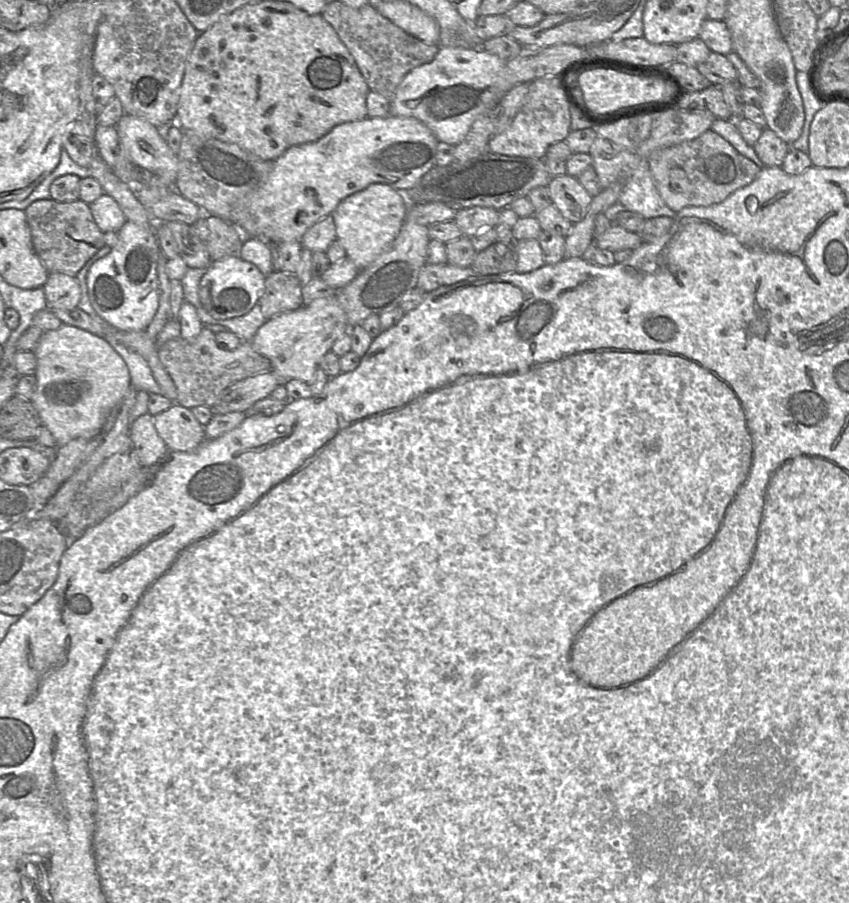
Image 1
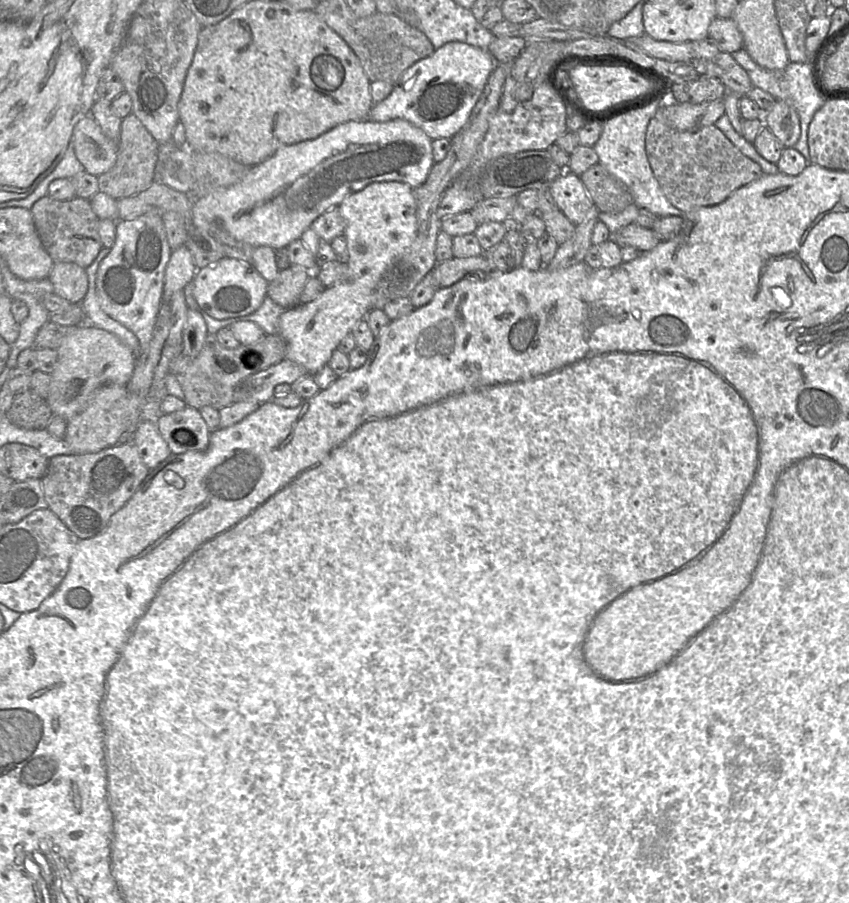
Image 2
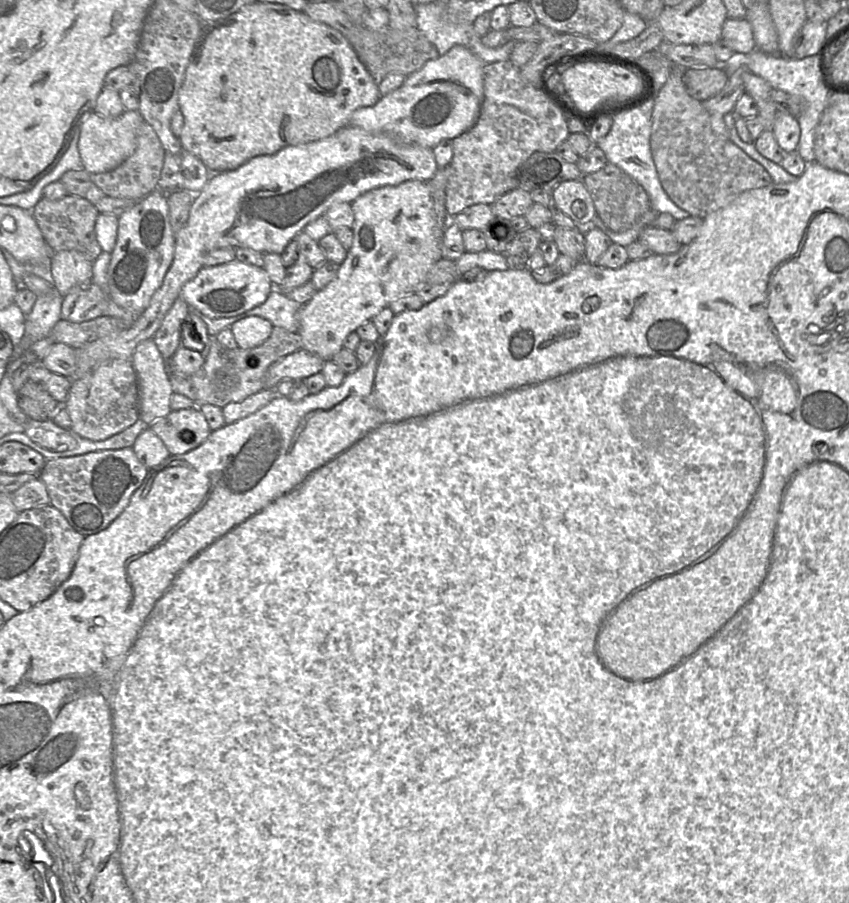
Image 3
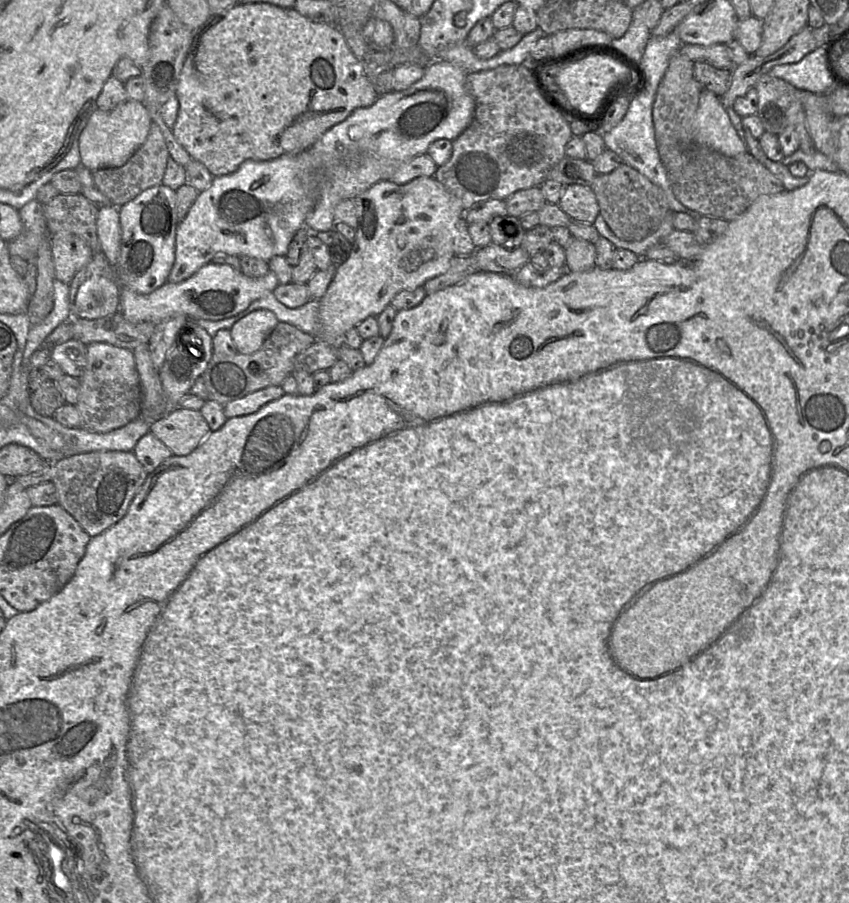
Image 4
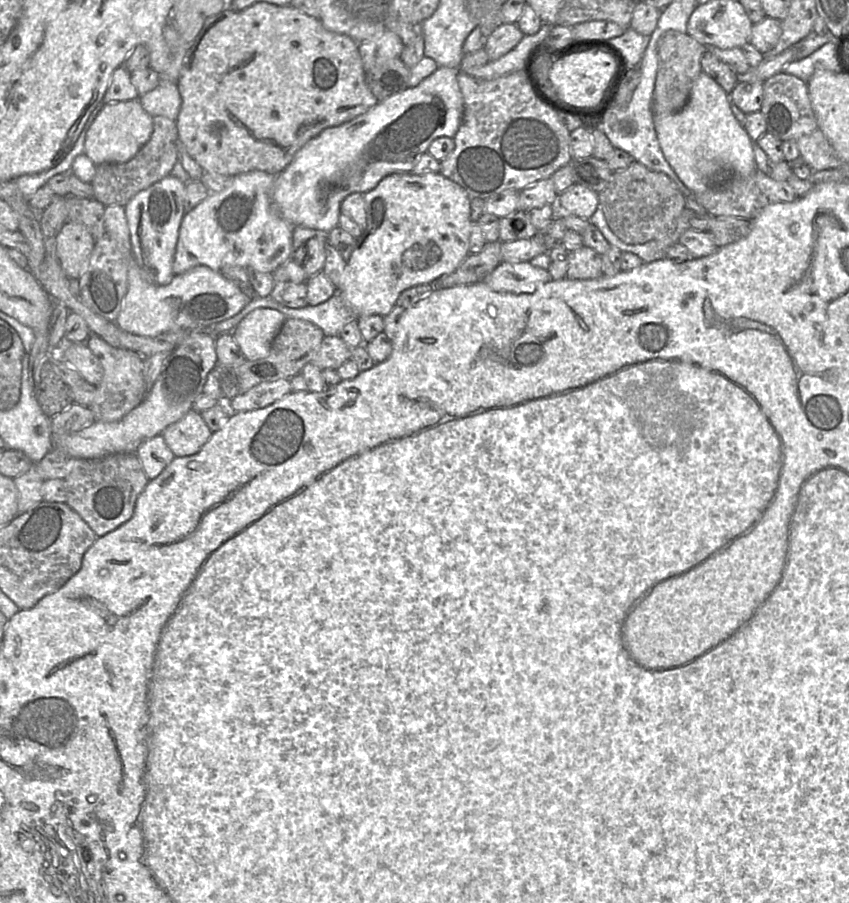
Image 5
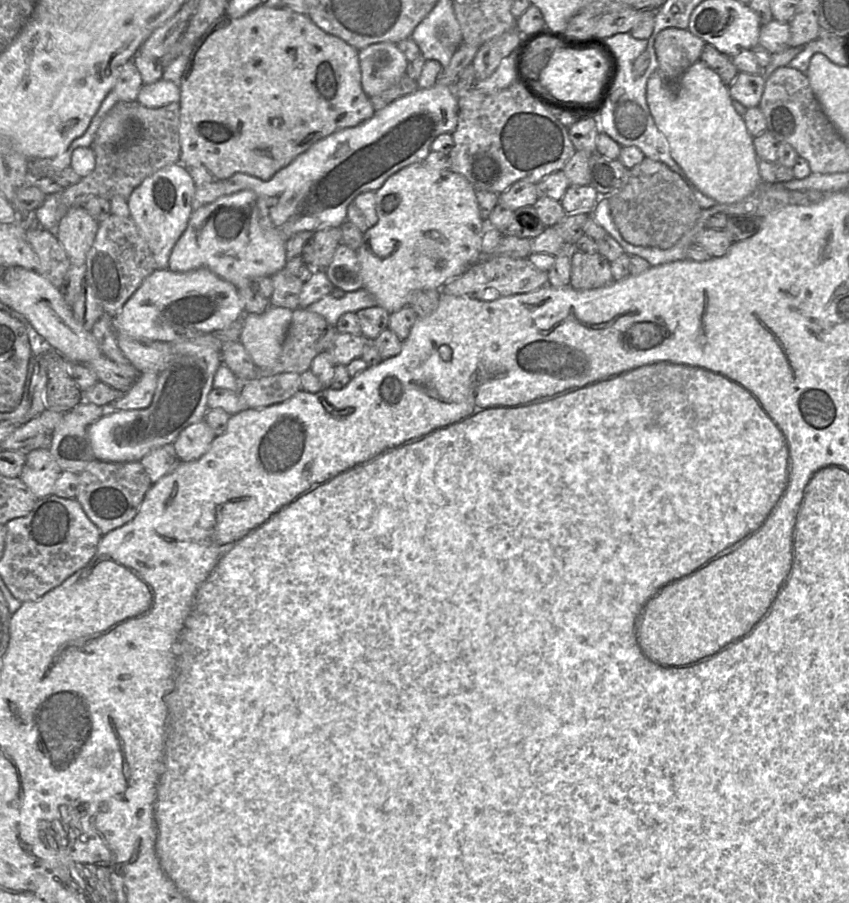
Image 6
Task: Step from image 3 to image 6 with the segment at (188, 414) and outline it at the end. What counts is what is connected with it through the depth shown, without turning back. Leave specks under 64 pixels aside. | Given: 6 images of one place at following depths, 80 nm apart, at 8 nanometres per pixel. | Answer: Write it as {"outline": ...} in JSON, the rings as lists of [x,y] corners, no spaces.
{"outline":[[[203,419],[183,429],[172,443],[182,462],[197,460],[207,452],[216,434]]]}

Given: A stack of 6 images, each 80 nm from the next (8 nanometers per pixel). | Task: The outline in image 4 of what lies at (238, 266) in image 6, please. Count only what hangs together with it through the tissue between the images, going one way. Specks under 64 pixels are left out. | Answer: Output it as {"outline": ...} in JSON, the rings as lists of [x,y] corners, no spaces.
{"outline":[[[303,151],[268,161],[246,160],[233,173],[214,177],[210,187],[199,192],[186,217],[177,226],[175,260],[167,282],[180,283],[188,279],[219,253],[246,255],[266,262],[273,256],[285,256],[290,242],[305,225],[307,215],[318,201],[323,175],[324,165],[319,155]]]}

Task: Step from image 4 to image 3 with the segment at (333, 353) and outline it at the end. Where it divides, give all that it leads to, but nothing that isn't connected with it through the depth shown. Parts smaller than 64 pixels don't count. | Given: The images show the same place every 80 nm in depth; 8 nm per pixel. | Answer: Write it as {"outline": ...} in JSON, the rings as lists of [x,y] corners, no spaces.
{"outline":[[[299,349],[268,368],[265,389],[276,388],[284,379],[302,380],[322,371],[325,361],[307,350]]]}

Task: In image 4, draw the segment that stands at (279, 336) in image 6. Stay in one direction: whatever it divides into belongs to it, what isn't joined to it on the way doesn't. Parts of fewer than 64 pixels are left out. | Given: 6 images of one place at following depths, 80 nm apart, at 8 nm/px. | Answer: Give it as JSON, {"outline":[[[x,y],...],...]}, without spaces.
{"outline":[[[266,309],[253,311],[237,321],[230,333],[238,352],[252,354],[258,351],[278,323],[275,314]]]}

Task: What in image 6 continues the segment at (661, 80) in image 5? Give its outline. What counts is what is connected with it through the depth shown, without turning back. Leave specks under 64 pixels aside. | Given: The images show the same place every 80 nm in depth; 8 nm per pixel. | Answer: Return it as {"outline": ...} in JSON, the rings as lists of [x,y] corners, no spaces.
{"outline":[[[667,28],[656,37],[654,48],[658,71],[668,81],[677,80],[696,63],[706,42],[692,34],[688,28]]]}

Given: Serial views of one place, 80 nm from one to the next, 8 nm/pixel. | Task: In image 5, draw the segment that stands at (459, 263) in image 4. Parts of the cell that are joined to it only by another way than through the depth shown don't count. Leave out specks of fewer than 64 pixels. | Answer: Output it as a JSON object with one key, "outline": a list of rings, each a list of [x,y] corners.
{"outline":[[[500,240],[487,243],[482,250],[469,254],[452,272],[431,283],[434,289],[449,288],[482,281],[502,262]]]}

